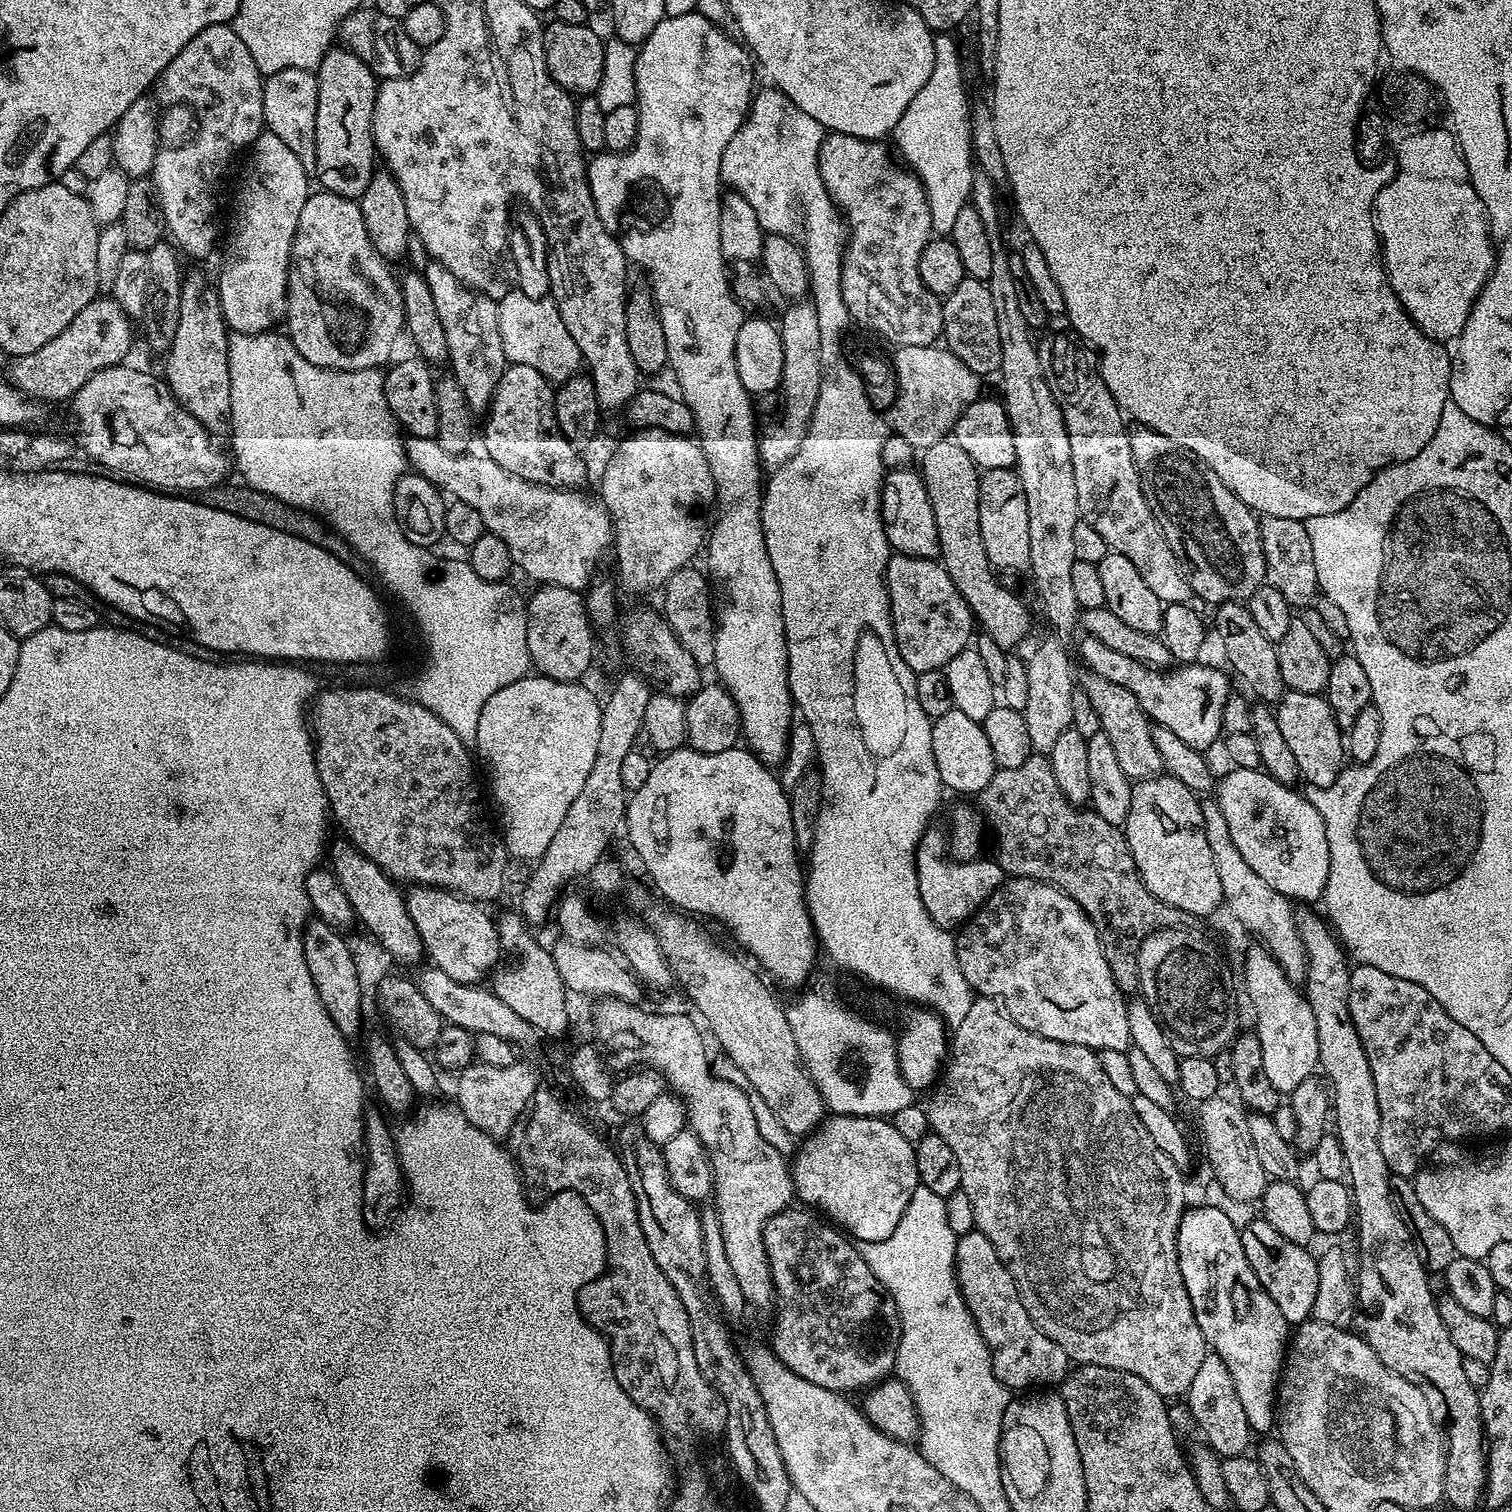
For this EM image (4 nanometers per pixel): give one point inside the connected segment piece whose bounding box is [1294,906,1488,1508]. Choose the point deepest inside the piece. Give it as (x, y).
(1401, 1324)

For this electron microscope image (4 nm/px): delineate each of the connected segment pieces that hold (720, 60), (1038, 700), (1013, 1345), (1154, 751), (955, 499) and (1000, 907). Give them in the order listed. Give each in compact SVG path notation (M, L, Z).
M691 12L690 14L678 14L677 16L665 16L658 26L639 45L636 53L636 109L638 110L638 138L634 146L625 152L609 152L607 150L595 153L587 161L586 171L590 194L594 198L594 206L598 210L598 218L602 218L602 226L610 235L615 236L622 246L625 256L629 261L640 260L642 267L648 271L646 277L656 297L656 309L662 318L662 331L666 333L666 350L668 351L668 368L676 375L676 384L680 399L690 406L694 414L695 435L701 450L706 454L710 462L710 474L716 483L715 507L718 511L714 516L714 523L706 536L706 556L708 552L708 568L710 584L714 589L714 619L716 622L716 641L714 642L714 658L716 659L714 671L717 672L719 683L724 685L734 698L736 709L740 715L740 727L743 739L753 756L769 766L776 763L788 752L788 731L792 728L792 716L794 720L794 705L790 686L788 685L788 655L786 654L786 634L782 622L782 598L778 590L778 582L774 578L774 566L770 566L770 554L766 554L766 538L762 530L762 518L760 517L760 502L762 499L762 465L760 463L760 442L758 439L758 424L756 428L756 412L752 409L754 397L751 392L742 386L742 378L738 378L738 366L734 362L734 342L738 342L738 330L746 319L745 305L737 300L732 292L730 272L727 272L726 261L722 254L722 242L718 234L718 222L720 221L720 198L722 195L722 181L720 167L722 166L722 150L738 134L738 130L744 125L748 116L748 110L752 106L754 87L752 88L752 66L754 60L747 47L739 39L731 40L724 33L725 29L714 21L708 20L702 14Z
M1040 640L1035 648L1026 656L1024 665L1028 697L1023 714L1026 718L1026 730L1030 733L1033 753L1046 754L1054 750L1054 742L1062 735L1062 730L1072 727L1073 657L1069 651L1060 651L1056 644L1045 644L1043 640Z
M973 1230L957 1239L956 1281L986 1342L998 1382L1010 1390L1032 1390L1037 1386L1056 1386L1063 1381L1070 1371L1068 1356L1062 1346L1058 1346L1058 1342L1050 1339L1030 1318L1010 1270L1006 1270L998 1258L994 1246L990 1246L990 1238L986 1238L986 1234Z
M1087 670L1081 671L1078 676L1078 688L1090 698L1094 705L1094 711L1098 714L1100 730L1110 738L1110 743L1114 746L1114 751L1118 757L1118 763L1133 782L1146 780L1151 776L1159 776L1164 772L1162 754L1158 754L1158 746L1154 746L1154 736L1152 734L1152 721L1142 710L1138 698L1130 694L1123 686L1117 686L1115 682L1108 681L1098 674Z
M948 438L923 449L921 456L920 473L938 526L939 559L967 602L973 619L983 627L983 633L1005 651L1011 651L1027 636L1032 618L1025 604L995 578L995 569L984 548L979 524L979 469L970 456Z
M1021 876L1005 879L999 890L976 913L968 917L963 927L955 933L955 938L958 966L962 966L962 974L966 974L966 982L972 987L973 993L997 1000L1006 1010L1006 1014L1010 1014L1010 1018L1014 1018L1014 1022L1018 1022L1018 1026L1022 1026L1022 1030L1030 1030L1034 1034L1038 1034L1042 1038L1050 1038L1054 1042L1086 1046L1097 1053L1102 1050L1128 1051L1132 1042L1130 1022L1128 1021L1128 1000L1125 993L1121 992L1120 987L1114 982L1114 974L1110 974L1110 962L1106 962L1106 954L1100 945L1098 930L1094 926L1094 922L1090 922L1090 918L1082 910L1082 906L1078 906L1078 902L1074 902L1074 898L1070 898L1065 892L1055 888L1053 884Z

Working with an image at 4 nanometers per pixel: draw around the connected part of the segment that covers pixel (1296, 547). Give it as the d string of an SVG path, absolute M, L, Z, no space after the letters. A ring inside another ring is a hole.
M1260 516L1259 522L1262 554L1266 562L1266 582L1274 586L1274 590L1282 590L1282 598L1286 598L1293 609L1303 610L1312 606L1320 592L1320 583L1314 570L1314 550L1310 546L1310 534L1306 534L1304 521Z

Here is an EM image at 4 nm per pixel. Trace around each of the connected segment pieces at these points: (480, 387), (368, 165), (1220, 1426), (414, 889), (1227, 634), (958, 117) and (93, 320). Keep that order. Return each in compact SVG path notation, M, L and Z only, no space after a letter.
M435 262L429 265L429 268L423 269L423 274L430 286L430 294L434 294L434 307L438 310L438 318L446 334L450 374L455 377L458 386L462 386L462 394L466 394L468 411L473 414L487 413L506 367L497 301L467 288L462 281L454 278L454 274L450 274L450 270L446 270L446 266Z
M333 46L328 49L328 52L322 58L320 67L316 72L316 81L318 82L318 118L316 119L316 166L314 169L314 180L316 180L321 189L330 194L338 194L342 198L350 198L356 200L364 193L366 186L370 186L372 181L373 172L377 171L378 168L378 153L376 151L376 143L372 137L372 114L373 104L376 101L376 90L378 87L378 77L372 73L371 70L366 66L366 62L362 62L355 54L348 51L343 46Z
M1214 1354L1202 1358L1202 1366L1194 1382L1190 1382L1186 1393L1187 1413L1200 1427L1203 1443L1209 1444L1212 1451L1221 1458L1242 1456L1249 1451L1248 1443L1254 1439L1254 1433L1246 1414L1242 1410L1242 1401L1238 1399L1238 1390L1234 1390L1234 1378L1230 1378L1230 1369L1226 1362Z
M425 884L409 887L404 901L410 918L414 918L414 926L418 926L427 959L450 974L454 982L480 984L483 976L485 979L501 963L502 949L496 920L488 917L477 901L466 900L455 892Z
M1247 603L1221 604L1215 609L1215 612L1216 632L1220 635L1220 644L1224 647L1225 658L1228 659L1227 667L1233 673L1236 671L1244 679L1245 686L1249 688L1247 691L1257 701L1279 701L1286 689L1282 682L1282 670L1278 670L1276 644L1268 640L1266 634L1262 634L1262 630L1258 630L1258 622L1254 622L1254 618L1250 618Z
M948 34L936 36L934 70L926 86L914 94L906 114L898 118L898 126L892 131L891 143L900 151L899 159L924 184L930 202L932 230L936 234L951 234L959 211L969 207L972 199L974 159L971 126L969 124L970 101L964 90L964 64L960 61L960 48Z
M97 298L90 301L62 330L46 342L46 346L34 350L34 354L17 356L11 361L6 379L19 392L34 400L71 401L72 395L84 385L98 370L114 368L125 363L128 351L132 348L132 324L124 307L111 298Z

